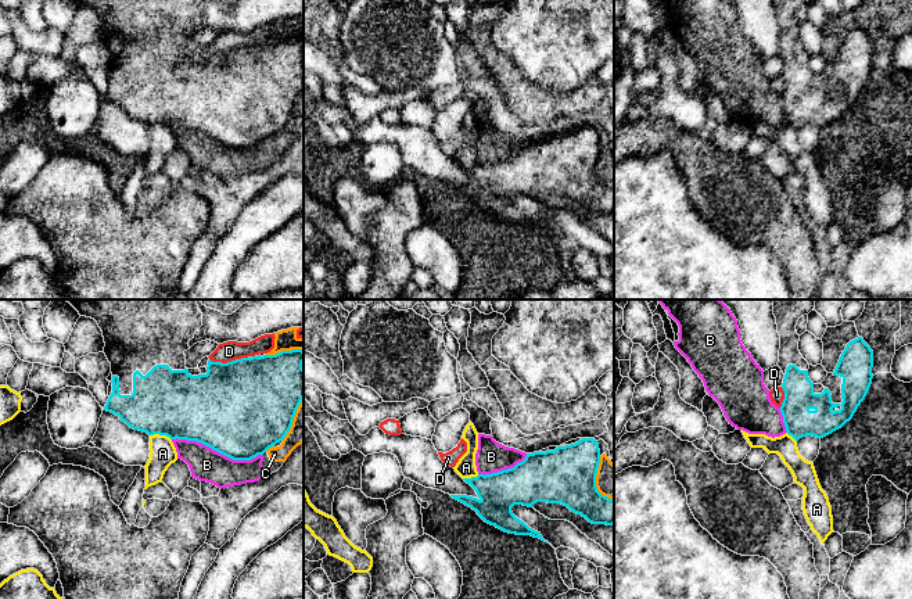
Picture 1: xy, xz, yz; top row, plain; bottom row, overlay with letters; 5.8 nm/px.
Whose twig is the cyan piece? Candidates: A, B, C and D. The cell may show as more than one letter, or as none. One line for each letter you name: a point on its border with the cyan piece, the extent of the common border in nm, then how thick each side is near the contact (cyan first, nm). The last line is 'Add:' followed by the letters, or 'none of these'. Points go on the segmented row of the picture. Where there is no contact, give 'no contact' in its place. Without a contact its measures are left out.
Add: none of these

